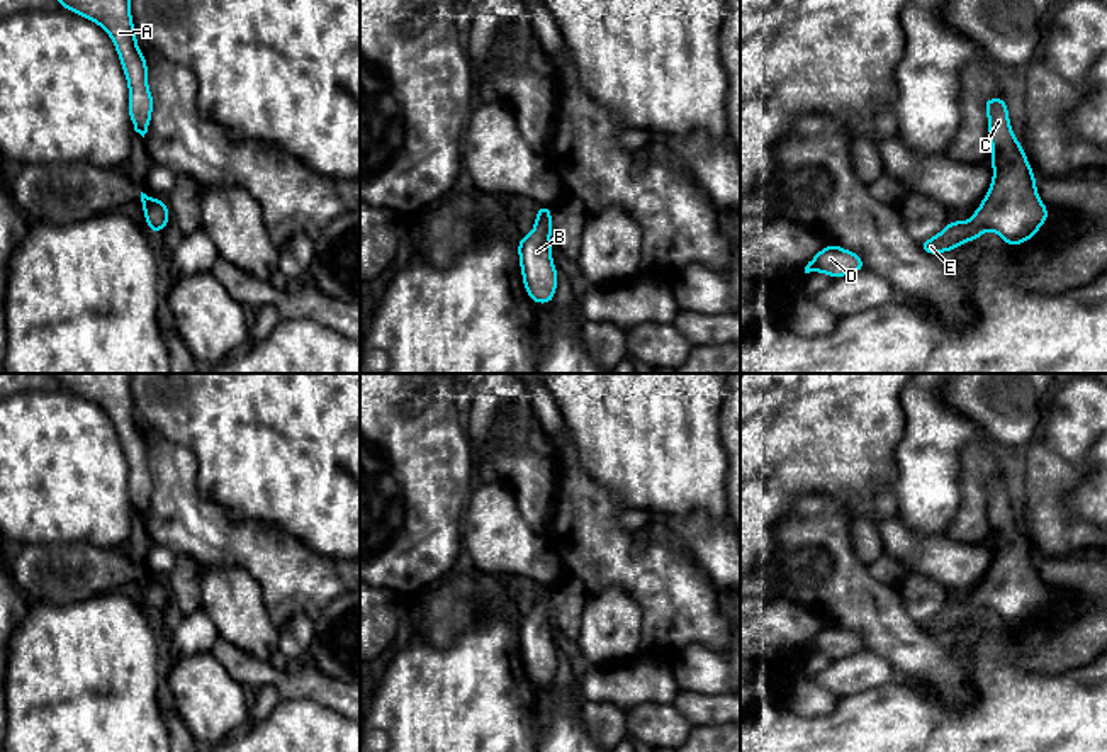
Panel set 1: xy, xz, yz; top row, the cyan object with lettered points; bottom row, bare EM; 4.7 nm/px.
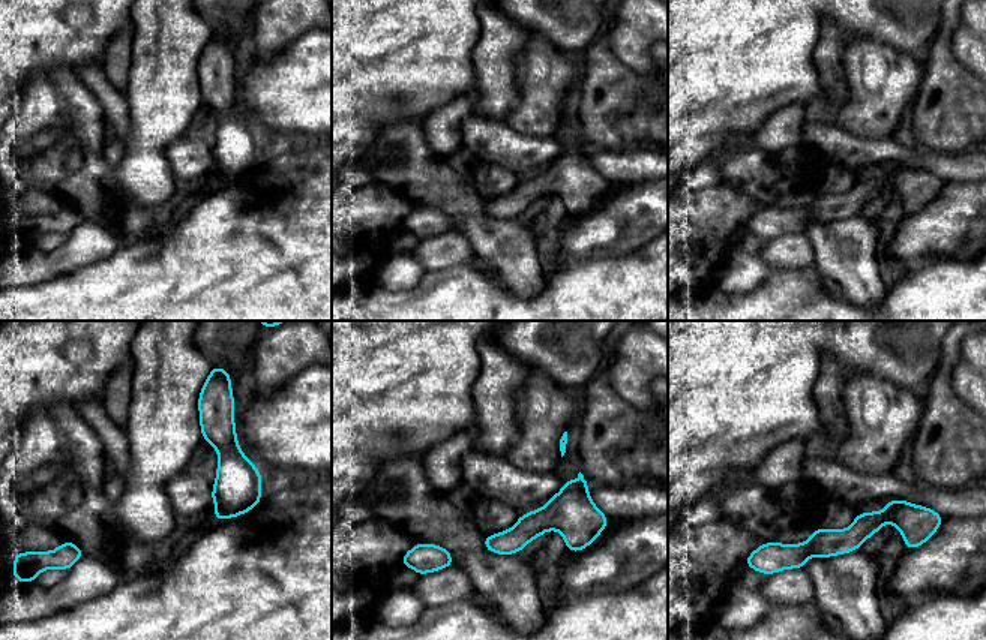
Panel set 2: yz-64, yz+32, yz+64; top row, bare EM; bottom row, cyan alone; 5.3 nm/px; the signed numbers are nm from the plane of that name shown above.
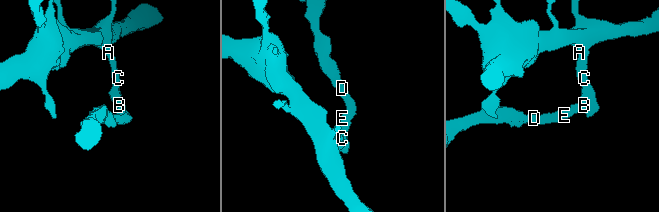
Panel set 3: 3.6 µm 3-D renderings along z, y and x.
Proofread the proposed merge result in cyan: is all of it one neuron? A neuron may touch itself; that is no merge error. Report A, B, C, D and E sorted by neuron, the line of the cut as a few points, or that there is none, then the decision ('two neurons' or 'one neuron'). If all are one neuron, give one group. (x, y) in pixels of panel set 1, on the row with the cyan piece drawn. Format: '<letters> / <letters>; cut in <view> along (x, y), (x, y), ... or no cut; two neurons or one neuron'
A B C D E; no cut; one neuron

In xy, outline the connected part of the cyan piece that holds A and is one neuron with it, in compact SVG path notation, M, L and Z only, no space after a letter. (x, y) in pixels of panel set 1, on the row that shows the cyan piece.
M58 0L63 8L98 24L112 39L119 54L127 87L129 117L143 137L149 129L153 95L148 87L148 61L138 48L131 0Z

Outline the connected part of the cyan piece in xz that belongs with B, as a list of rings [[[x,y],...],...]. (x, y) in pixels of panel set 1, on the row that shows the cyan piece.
[[[537,205],[531,233],[518,239],[518,256],[523,285],[528,297],[538,304],[552,304],[559,272],[552,260],[552,207]]]

